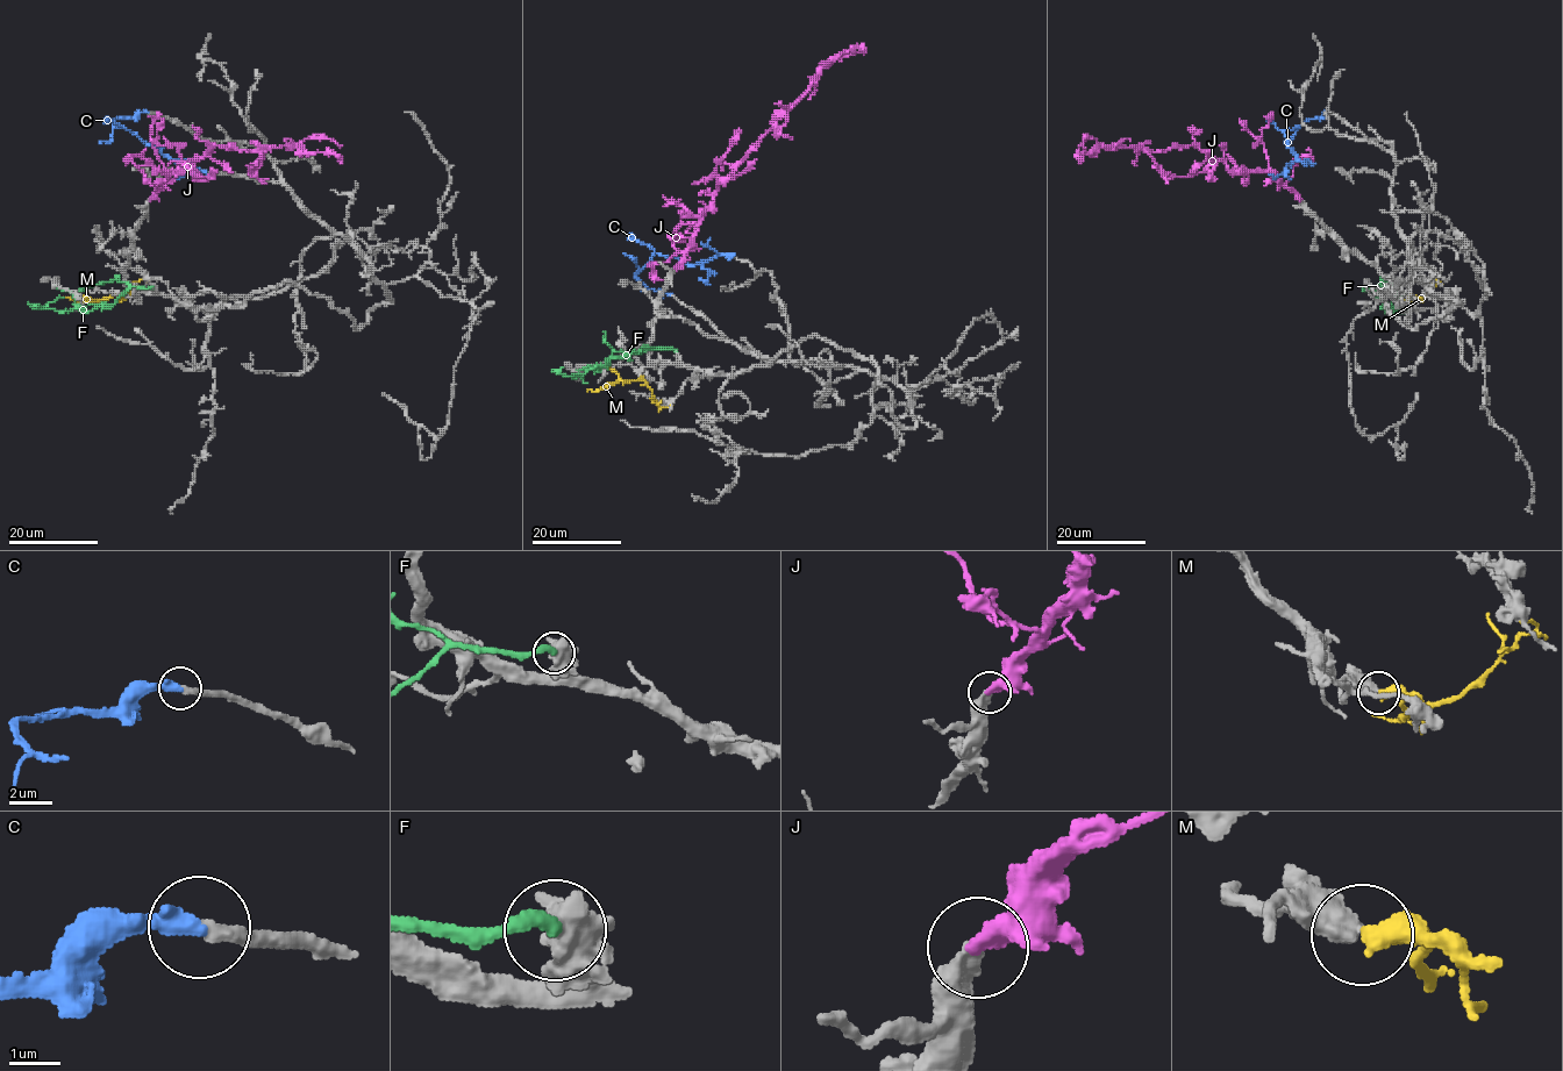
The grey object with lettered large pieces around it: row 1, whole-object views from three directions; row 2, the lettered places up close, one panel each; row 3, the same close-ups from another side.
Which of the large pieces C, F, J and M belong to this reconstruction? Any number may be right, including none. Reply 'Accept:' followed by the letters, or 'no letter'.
Accept: C, J

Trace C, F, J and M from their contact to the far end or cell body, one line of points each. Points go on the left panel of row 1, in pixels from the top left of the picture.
C: (147, 113), (114, 118), (113, 122), (164, 155), (185, 165), (192, 164), (195, 169), (185, 175)
F: (152, 287), (129, 286), (114, 304), (92, 309), (59, 311), (47, 305), (63, 297)
J: (150, 199), (173, 171), (190, 171), (190, 163), (214, 145), (248, 151), (295, 145), (334, 154), (342, 163)
M: (116, 295), (76, 302), (64, 297)

